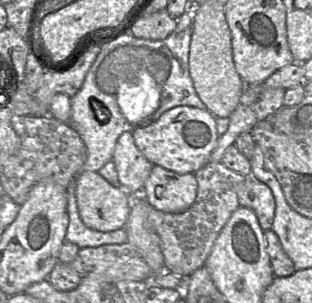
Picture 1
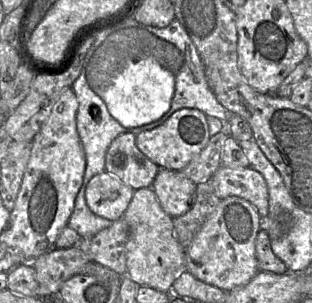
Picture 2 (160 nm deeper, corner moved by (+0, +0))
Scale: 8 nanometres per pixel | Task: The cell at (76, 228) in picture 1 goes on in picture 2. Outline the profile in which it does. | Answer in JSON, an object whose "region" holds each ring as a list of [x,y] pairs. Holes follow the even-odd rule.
{"region":[[[86,183],[77,193],[74,210],[68,220],[67,226],[75,230],[80,238],[87,238],[109,227],[113,221],[95,215],[87,206],[85,199]]]}

